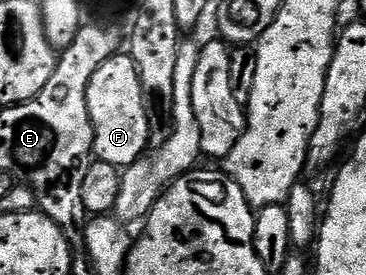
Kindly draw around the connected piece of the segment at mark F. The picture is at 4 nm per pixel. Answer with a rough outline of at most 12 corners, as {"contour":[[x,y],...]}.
{"contour":[[113,54],[88,84],[93,157],[117,168],[150,146],[140,76]]}

